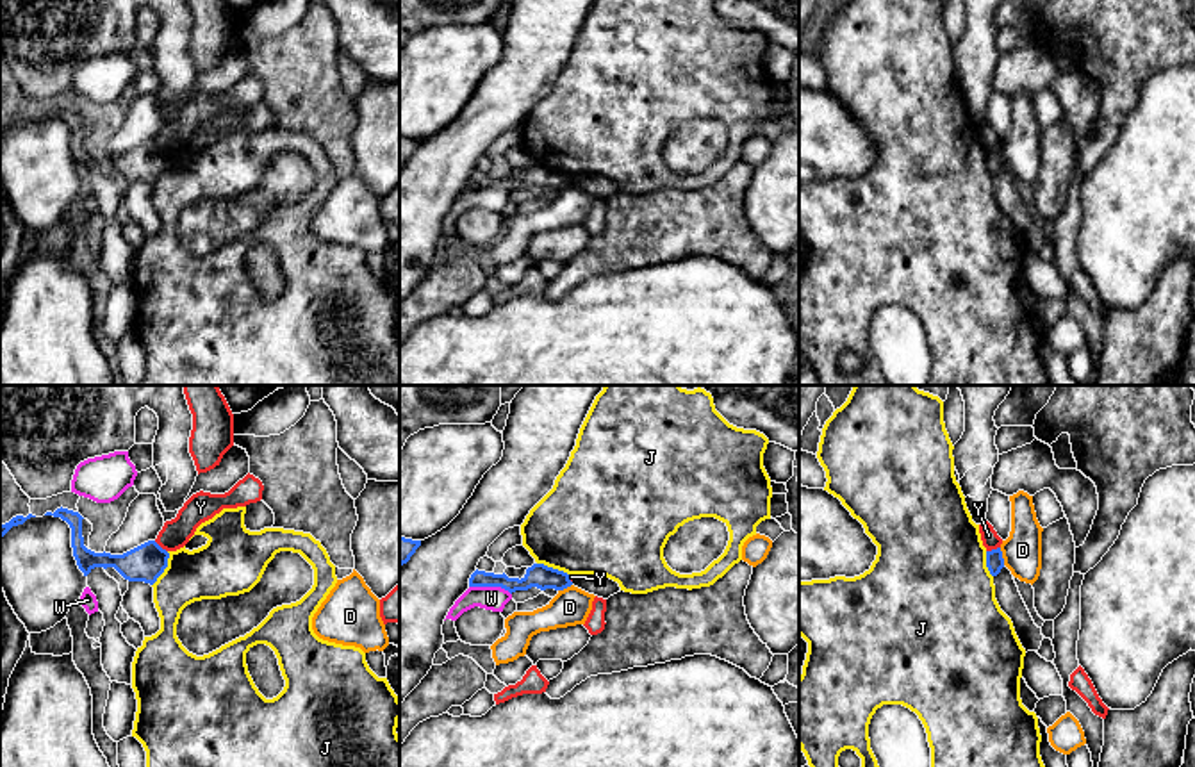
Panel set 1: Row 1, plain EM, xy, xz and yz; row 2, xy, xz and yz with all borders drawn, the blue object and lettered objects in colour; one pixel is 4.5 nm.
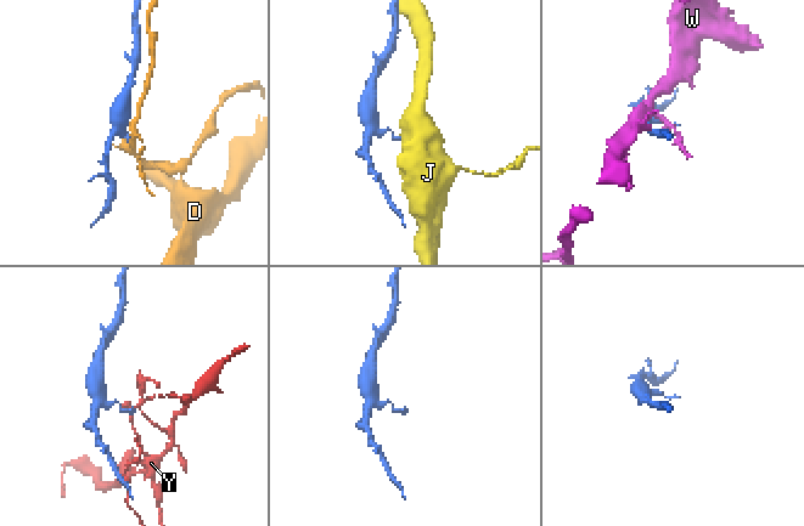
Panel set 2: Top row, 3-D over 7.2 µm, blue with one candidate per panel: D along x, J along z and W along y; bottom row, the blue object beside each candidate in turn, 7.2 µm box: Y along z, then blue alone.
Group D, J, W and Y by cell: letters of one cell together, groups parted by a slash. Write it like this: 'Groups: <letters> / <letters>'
Groups: D / J / W / Y

